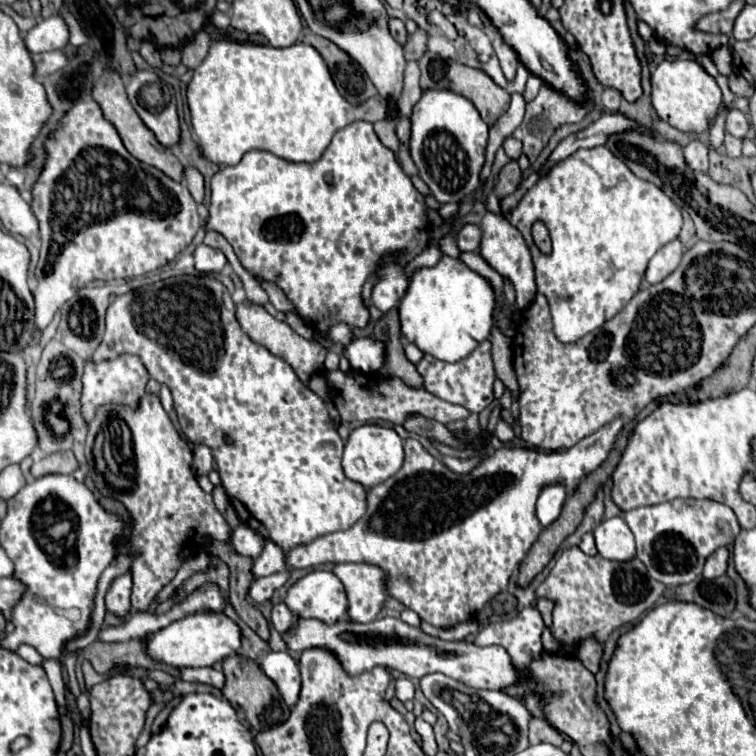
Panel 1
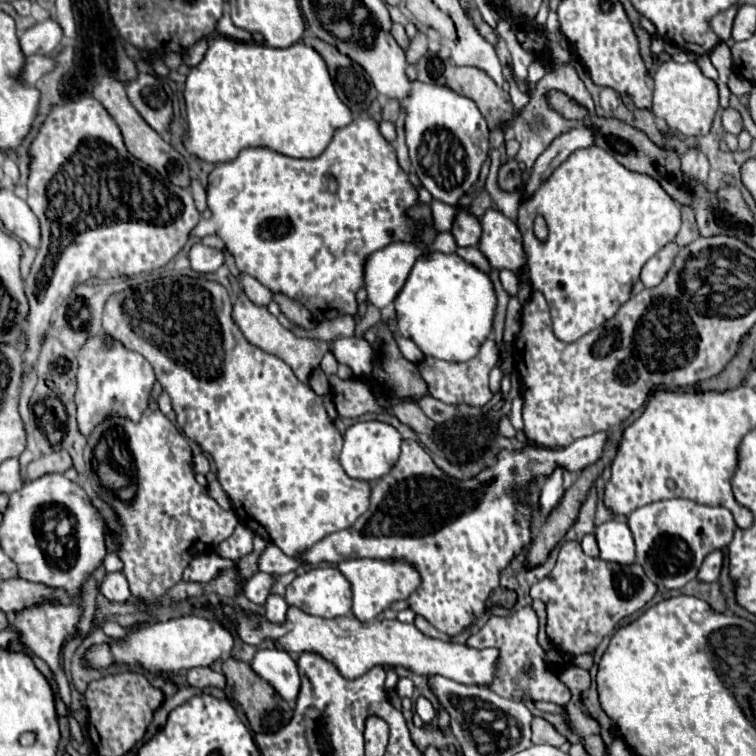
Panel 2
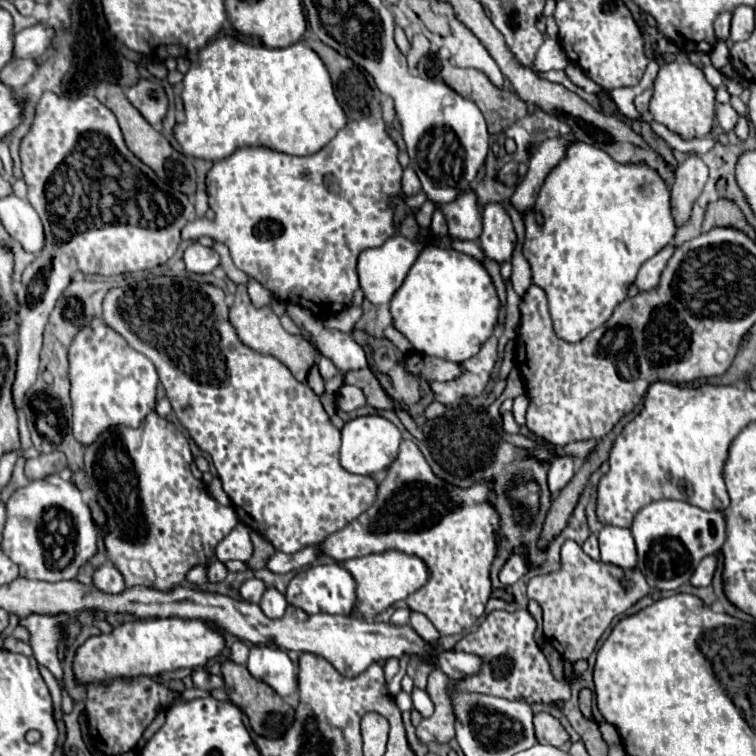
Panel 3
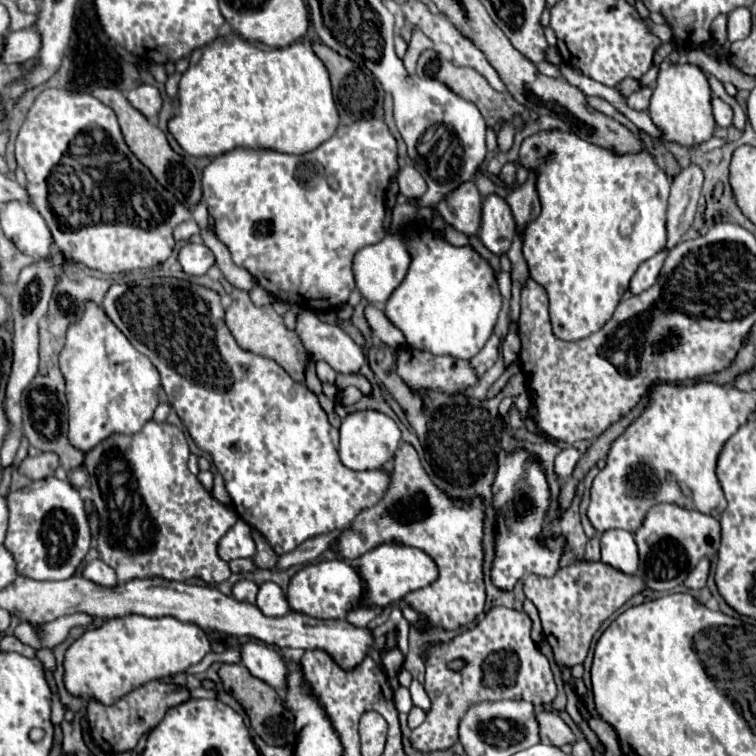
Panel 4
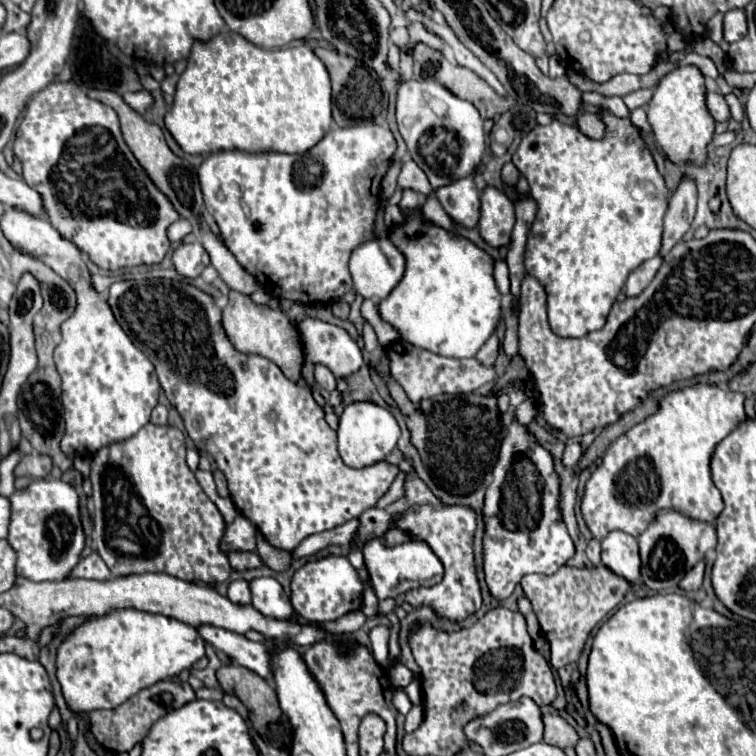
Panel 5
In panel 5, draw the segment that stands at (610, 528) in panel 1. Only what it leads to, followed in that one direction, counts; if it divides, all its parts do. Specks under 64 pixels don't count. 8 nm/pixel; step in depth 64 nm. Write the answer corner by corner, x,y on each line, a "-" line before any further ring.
618,530
610,532
602,540
602,564
618,576
636,582
640,576
640,556
636,538

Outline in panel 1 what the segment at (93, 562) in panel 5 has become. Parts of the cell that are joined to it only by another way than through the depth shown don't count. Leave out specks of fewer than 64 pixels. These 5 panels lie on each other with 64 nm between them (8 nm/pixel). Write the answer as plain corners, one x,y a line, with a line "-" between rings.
126,572
112,580
108,594
106,594
106,610
118,616
120,620
128,620
132,612
130,588
132,588
132,572

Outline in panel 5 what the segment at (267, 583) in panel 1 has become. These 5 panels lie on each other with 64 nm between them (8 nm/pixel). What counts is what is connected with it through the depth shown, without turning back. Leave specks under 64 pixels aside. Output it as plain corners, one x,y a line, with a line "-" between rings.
234,580
228,586
228,598
236,604
250,604
252,602
252,592
250,584
246,580

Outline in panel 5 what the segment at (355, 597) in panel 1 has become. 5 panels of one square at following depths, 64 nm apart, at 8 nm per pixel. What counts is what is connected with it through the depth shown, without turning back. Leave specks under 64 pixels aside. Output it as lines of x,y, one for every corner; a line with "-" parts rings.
380,538
370,540
364,546
364,566
370,574
370,584
378,600
398,598
398,594
406,594
412,588
434,586
442,580
444,568
442,562
434,556
434,552
424,542
404,542
398,546
386,546

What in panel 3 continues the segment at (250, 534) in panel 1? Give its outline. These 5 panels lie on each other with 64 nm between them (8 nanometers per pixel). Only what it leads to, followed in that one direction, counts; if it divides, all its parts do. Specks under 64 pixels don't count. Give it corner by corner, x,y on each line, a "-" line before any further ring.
238,524
220,544
220,550
228,550
228,560
242,560
246,562
252,556
252,542
250,542
250,530
244,524

